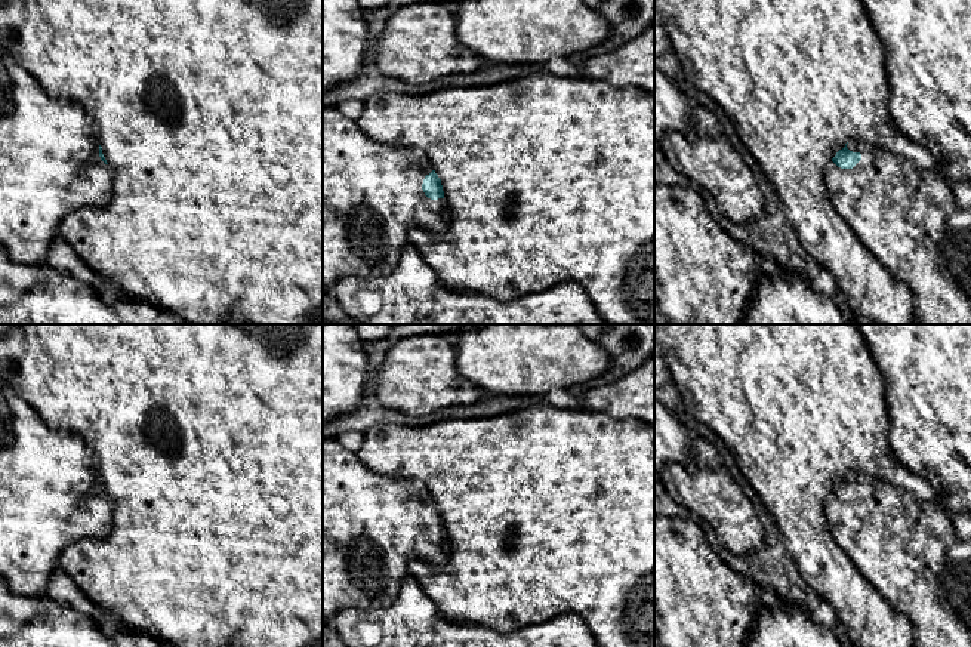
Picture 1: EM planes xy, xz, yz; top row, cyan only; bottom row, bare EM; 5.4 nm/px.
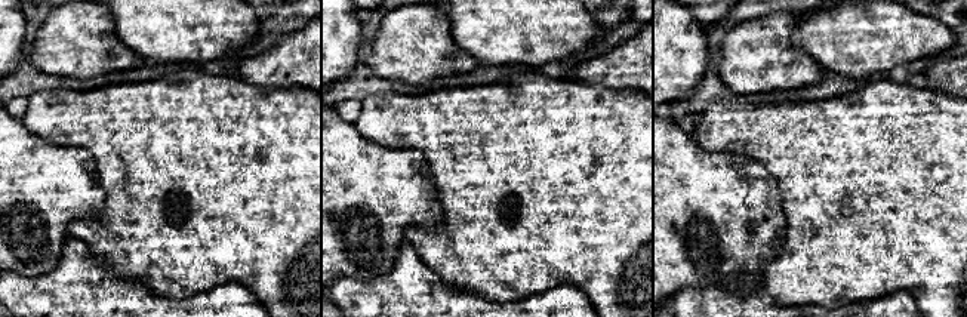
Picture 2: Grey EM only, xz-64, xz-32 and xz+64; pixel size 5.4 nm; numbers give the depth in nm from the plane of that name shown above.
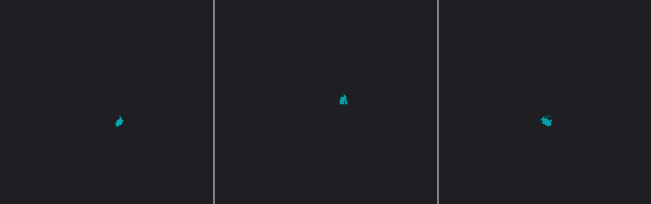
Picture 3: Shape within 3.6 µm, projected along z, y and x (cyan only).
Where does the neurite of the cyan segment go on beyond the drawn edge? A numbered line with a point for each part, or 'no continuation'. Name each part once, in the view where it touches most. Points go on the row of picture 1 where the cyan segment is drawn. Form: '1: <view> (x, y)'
1: yz (916, 222)

